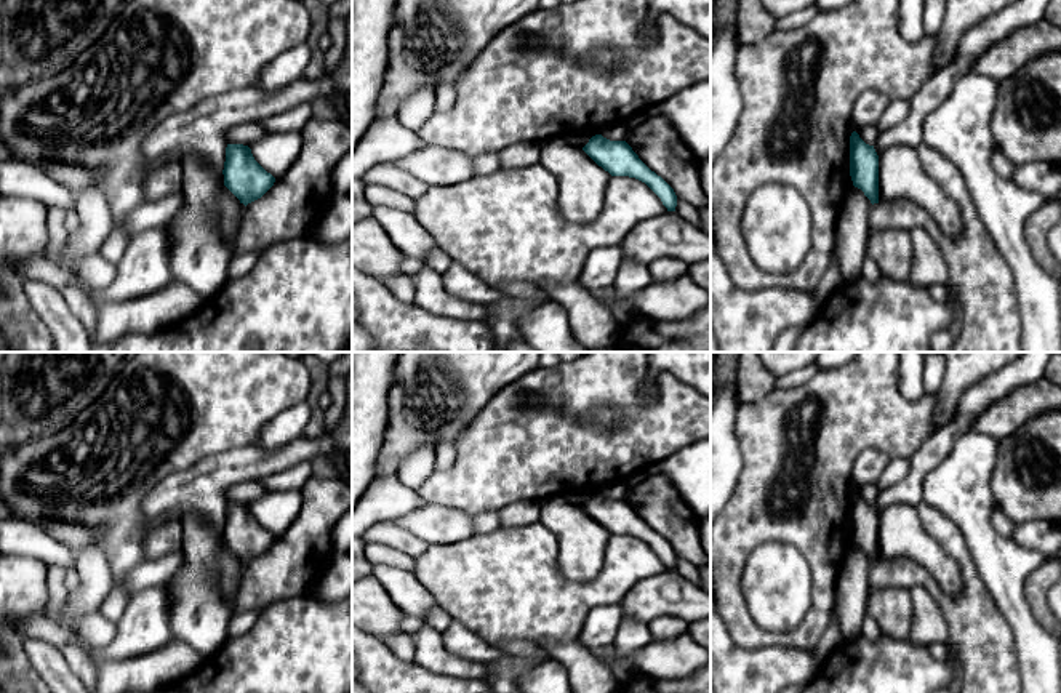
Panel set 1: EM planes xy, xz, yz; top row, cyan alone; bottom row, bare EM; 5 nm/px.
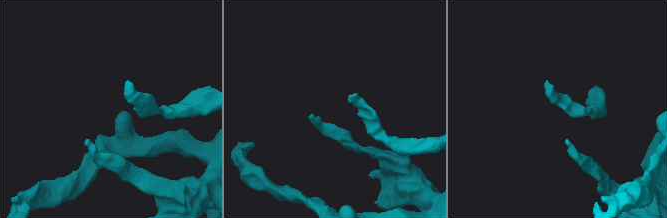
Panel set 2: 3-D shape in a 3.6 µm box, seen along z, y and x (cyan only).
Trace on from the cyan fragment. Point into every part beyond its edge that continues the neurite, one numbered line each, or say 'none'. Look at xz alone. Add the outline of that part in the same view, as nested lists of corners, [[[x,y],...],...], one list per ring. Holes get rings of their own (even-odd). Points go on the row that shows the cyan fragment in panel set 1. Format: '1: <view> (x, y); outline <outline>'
none

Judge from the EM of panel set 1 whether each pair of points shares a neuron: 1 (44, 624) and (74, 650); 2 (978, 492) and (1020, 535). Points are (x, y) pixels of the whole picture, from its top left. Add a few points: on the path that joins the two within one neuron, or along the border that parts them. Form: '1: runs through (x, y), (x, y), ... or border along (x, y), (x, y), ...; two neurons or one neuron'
1: runs through (52, 631), (66, 645); one neuron
2: border along (1008, 538), (1044, 554); two neurons

